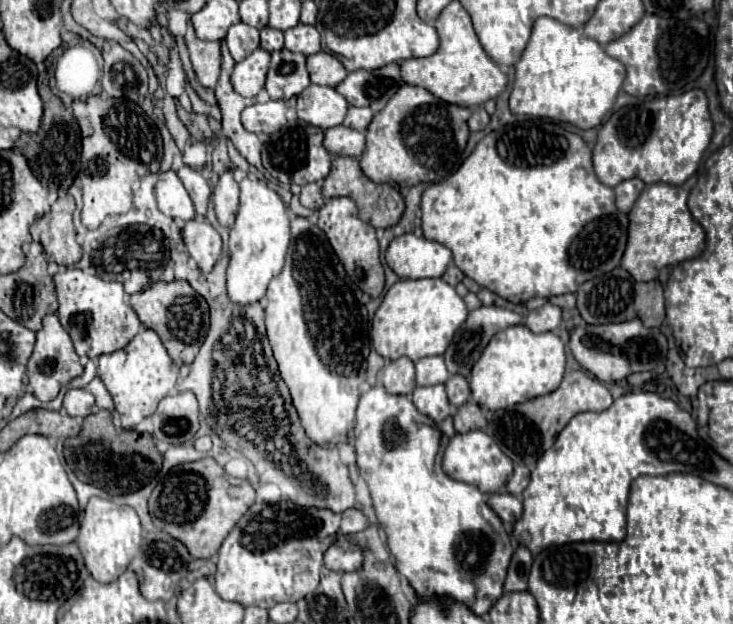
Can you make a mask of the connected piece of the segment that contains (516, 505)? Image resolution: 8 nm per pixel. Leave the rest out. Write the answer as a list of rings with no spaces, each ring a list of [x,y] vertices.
[[[499,492],[499,494],[491,494],[489,496],[489,506],[499,514],[499,518],[507,524],[515,524],[517,518],[521,518],[523,514],[523,506],[521,506],[521,498],[509,494],[509,492]]]

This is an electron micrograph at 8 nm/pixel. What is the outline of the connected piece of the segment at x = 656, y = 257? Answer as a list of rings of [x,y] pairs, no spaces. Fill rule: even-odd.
[[[665,182],[649,184],[641,192],[637,204],[629,212],[629,240],[621,266],[637,278],[637,282],[655,280],[665,266],[677,266],[685,260],[697,258],[705,248],[705,230],[691,216],[687,208],[689,192],[683,186]]]

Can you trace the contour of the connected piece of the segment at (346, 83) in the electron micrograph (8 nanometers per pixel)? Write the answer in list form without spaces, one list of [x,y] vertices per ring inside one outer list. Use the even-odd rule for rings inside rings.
[[[387,64],[371,72],[349,72],[347,78],[337,86],[337,92],[343,94],[351,106],[367,106],[373,112],[379,112],[401,86],[403,78],[399,64]]]

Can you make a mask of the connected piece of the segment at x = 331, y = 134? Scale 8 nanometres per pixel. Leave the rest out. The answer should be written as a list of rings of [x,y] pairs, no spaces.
[[[335,126],[325,130],[325,148],[335,156],[353,156],[359,158],[365,150],[365,136],[347,126]]]

